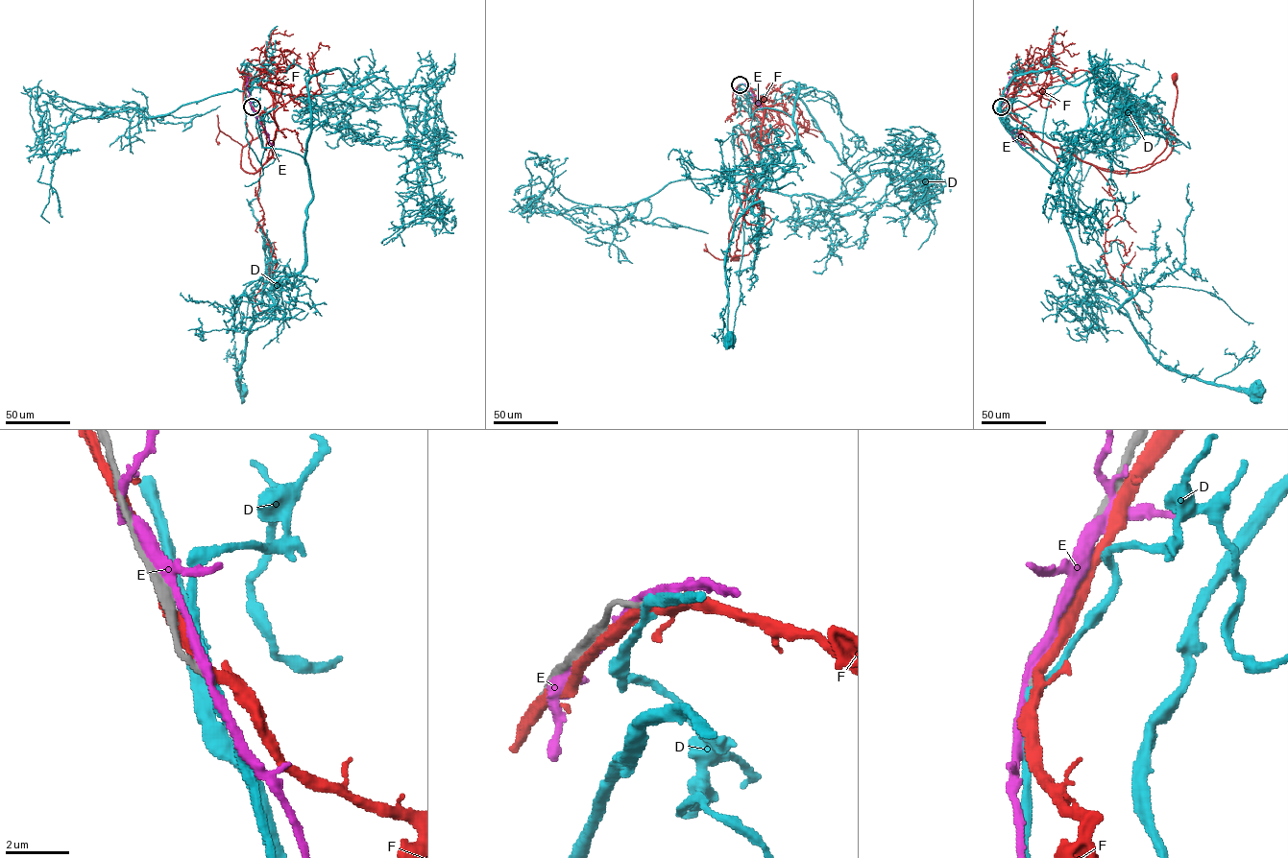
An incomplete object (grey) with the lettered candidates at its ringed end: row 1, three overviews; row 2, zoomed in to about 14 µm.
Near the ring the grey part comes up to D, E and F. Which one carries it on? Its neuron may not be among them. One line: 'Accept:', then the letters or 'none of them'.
Accept: D

